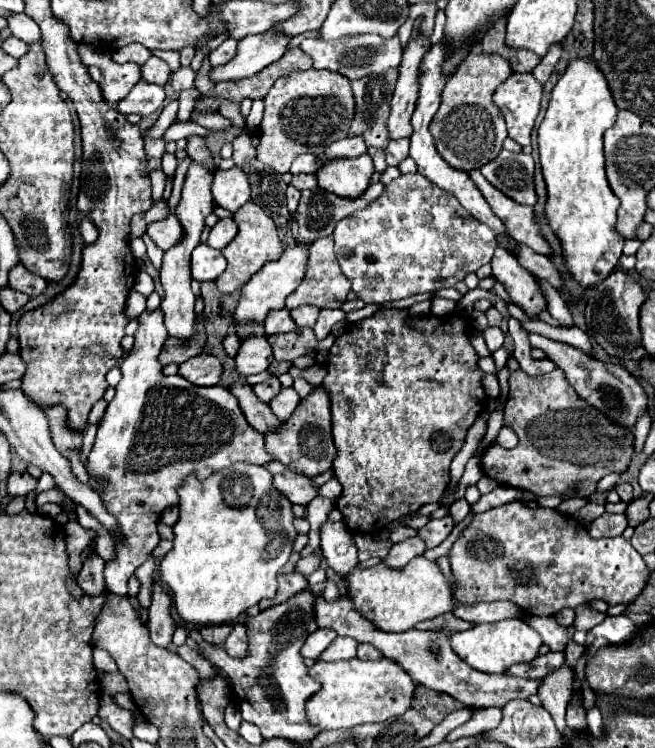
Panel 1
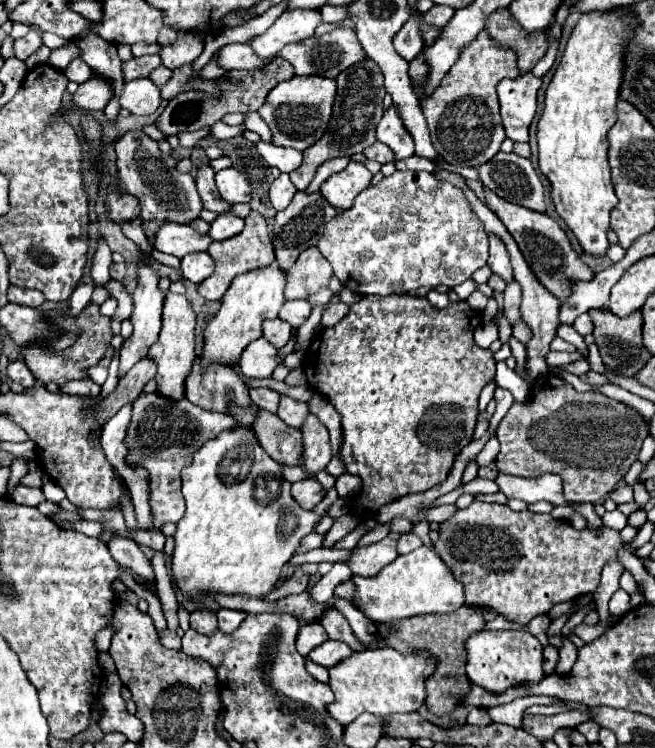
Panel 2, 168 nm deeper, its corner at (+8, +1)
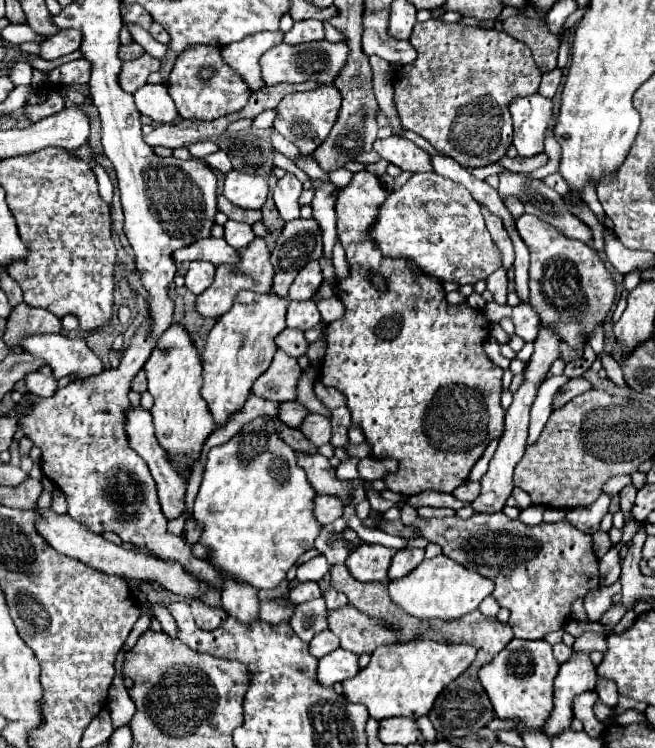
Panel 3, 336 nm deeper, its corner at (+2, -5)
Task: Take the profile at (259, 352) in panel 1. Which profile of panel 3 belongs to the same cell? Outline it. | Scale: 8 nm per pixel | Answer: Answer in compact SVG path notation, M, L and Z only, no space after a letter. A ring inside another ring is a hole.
M278 350L272 358L272 364L268 370L254 380L252 394L262 396L272 402L286 402L296 400L296 382L300 378L300 366L298 360L288 356L286 352Z

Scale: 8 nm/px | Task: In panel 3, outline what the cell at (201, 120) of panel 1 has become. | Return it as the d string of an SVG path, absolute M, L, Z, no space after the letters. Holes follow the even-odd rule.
M266 110L266 112L258 114L258 116L252 120L252 128L264 128L264 130L268 130L268 128L272 128L274 118L276 118L274 110Z

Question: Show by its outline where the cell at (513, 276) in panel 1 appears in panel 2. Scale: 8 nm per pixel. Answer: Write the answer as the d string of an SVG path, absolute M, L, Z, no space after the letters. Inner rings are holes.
M490 234L488 240L490 240L490 258L488 258L490 270L492 270L494 274L502 276L506 282L512 280L514 276L512 276L510 256L508 256L508 250L506 250L504 242L502 242L498 236L494 236L494 234Z

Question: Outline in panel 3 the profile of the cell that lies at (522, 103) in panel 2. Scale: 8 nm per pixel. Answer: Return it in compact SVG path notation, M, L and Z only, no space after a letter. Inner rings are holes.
M540 94L514 98L510 102L514 120L514 140L520 156L534 156L544 152L544 132L552 116L552 100Z

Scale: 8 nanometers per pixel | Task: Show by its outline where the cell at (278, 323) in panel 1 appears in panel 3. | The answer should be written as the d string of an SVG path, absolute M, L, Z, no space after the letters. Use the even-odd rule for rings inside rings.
M286 328L286 330L282 330L282 332L278 334L278 338L276 338L276 346L278 346L280 350L284 350L288 356L298 358L298 356L306 354L306 346L308 346L308 342L306 342L306 338L304 338L304 332Z

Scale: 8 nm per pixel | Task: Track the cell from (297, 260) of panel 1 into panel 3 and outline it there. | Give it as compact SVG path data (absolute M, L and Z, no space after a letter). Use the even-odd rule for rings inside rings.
M252 290L238 292L234 306L220 316L216 326L210 330L204 352L202 352L202 390L200 396L208 402L208 410L216 426L226 424L228 416L242 408L250 396L252 382L270 366L270 360L276 352L274 336L286 328L286 298L272 294L254 294Z

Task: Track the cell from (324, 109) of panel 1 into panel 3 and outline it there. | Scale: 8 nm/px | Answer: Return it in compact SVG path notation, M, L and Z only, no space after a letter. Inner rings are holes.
M324 84L308 92L294 92L282 98L282 102L278 104L274 130L280 132L292 144L296 144L302 154L312 154L330 134L336 122L338 110L340 110L340 94L334 84Z

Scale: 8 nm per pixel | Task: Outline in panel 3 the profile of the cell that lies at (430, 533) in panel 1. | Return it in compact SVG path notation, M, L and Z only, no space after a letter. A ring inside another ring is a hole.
M422 548L398 550L396 556L392 558L392 564L390 564L390 570L388 570L388 578L394 580L398 576L404 576L404 574L412 572L422 560L424 560L424 550Z

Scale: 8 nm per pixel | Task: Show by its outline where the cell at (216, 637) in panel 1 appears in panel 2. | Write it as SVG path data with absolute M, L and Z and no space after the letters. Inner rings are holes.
M200 608L194 610L190 614L190 626L196 632L204 632L204 634L212 634L218 628L218 620L216 620L216 612L208 610L208 608Z

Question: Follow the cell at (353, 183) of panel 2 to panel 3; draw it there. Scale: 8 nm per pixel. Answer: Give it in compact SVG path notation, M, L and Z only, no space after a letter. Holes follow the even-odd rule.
M356 172L350 180L350 186L344 186L338 190L336 196L336 216L338 216L338 238L342 238L342 246L346 250L346 260L350 264L350 276L346 280L338 282L338 296L346 306L346 316L342 320L336 320L332 324L328 324L328 334L326 334L326 356L320 364L320 382L324 386L332 386L338 392L342 392L346 396L346 404L348 410L352 414L352 424L358 424L364 432L364 440L366 444L370 444L370 456L376 460L382 458L392 458L398 462L398 470L396 472L388 472L384 476L384 484L388 490L404 494L404 496L412 496L412 494L420 494L424 490L436 490L436 492L452 492L454 488L458 488L462 482L466 482L472 466L476 464L476 460L482 456L482 452L486 450L488 442L492 438L500 438L502 436L502 428L504 428L504 410L500 406L500 394L502 394L502 370L486 356L484 352L484 340L490 334L490 322L484 316L482 310L470 308L468 304L458 304L458 306L450 306L444 300L444 290L442 284L436 278L426 278L426 274L422 274L412 262L406 260L394 260L394 258L386 258L380 254L380 250L370 242L370 238L366 238L368 228L372 226L372 222L376 220L376 210L378 206L386 200L388 192L384 190L384 186L380 186L380 178L370 174L370 172ZM368 272L376 272L376 274L386 274L384 278L388 280L388 290L386 292L378 292L366 278Z

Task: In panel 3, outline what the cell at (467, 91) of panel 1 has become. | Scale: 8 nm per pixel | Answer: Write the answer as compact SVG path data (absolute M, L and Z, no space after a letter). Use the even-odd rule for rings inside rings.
M436 18L416 24L410 44L416 48L418 58L414 64L404 66L404 74L400 74L394 84L394 102L402 126L426 138L438 152L454 158L464 168L496 164L512 144L512 118L508 112L510 100L538 92L542 72L534 64L530 48L502 30L482 30L456 22L446 24Z

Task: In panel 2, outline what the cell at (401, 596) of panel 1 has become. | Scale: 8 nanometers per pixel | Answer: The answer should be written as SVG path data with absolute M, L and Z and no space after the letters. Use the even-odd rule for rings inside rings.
M422 546L416 552L398 556L374 578L352 578L358 586L356 602L372 622L394 622L418 614L450 614L464 604L464 586L454 578L452 570L442 562L434 548Z

